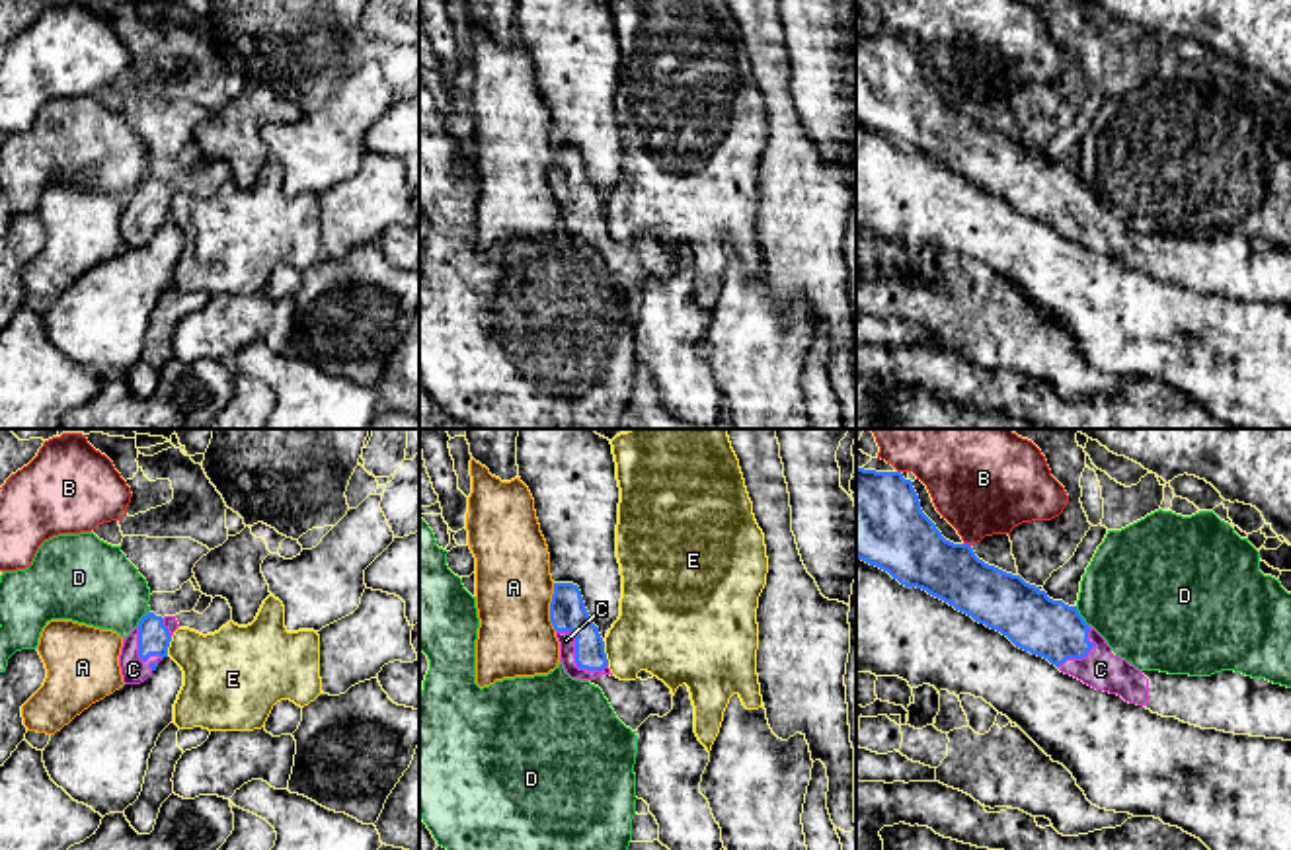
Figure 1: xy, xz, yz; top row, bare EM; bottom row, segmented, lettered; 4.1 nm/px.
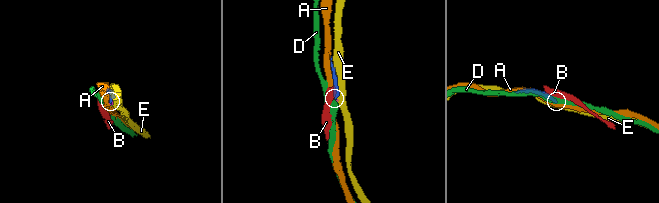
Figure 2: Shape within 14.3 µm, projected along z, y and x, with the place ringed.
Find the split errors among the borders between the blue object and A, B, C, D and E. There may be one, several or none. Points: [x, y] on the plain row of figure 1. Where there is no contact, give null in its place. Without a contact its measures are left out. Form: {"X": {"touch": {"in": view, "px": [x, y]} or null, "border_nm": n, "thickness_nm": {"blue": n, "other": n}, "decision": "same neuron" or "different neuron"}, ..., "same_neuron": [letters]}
{"A": {"touch": {"in": "xz", "px": [550, 170]}, "border_nm": 200, "thickness_nm": {"blue": 150, "other": 320}, "decision": "different neuron"}, "B": {"touch": {"in": "yz", "px": [968, 108]}, "border_nm": 40, "thickness_nm": {"blue": 280, "other": 400}, "decision": "different neuron"}, "C": {"touch": {"in": "xz", "px": [576, 219]}, "border_nm": 260, "thickness_nm": {"blue": 150, "other": 70}, "decision": "same neuron"}, "D": {"touch": {"in": "yz", "px": [1081, 180]}, "border_nm": 100, "thickness_nm": {"blue": 240, "other": 460}, "decision": "different neuron"}, "E": {"touch": {"in": "xz", "px": [605, 217]}, "border_nm": 100, "thickness_nm": {"blue": 150, "other": 360}, "decision": "different neuron"}, "same_neuron": ["C"]}

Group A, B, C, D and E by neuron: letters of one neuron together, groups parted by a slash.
A / B / C / D / E

